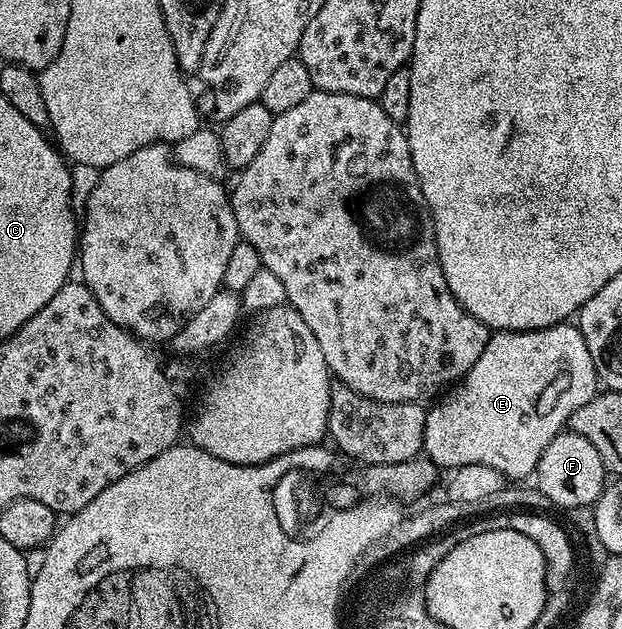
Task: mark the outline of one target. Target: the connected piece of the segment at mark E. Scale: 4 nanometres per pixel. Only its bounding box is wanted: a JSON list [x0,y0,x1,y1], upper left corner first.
[422,324,599,479]

